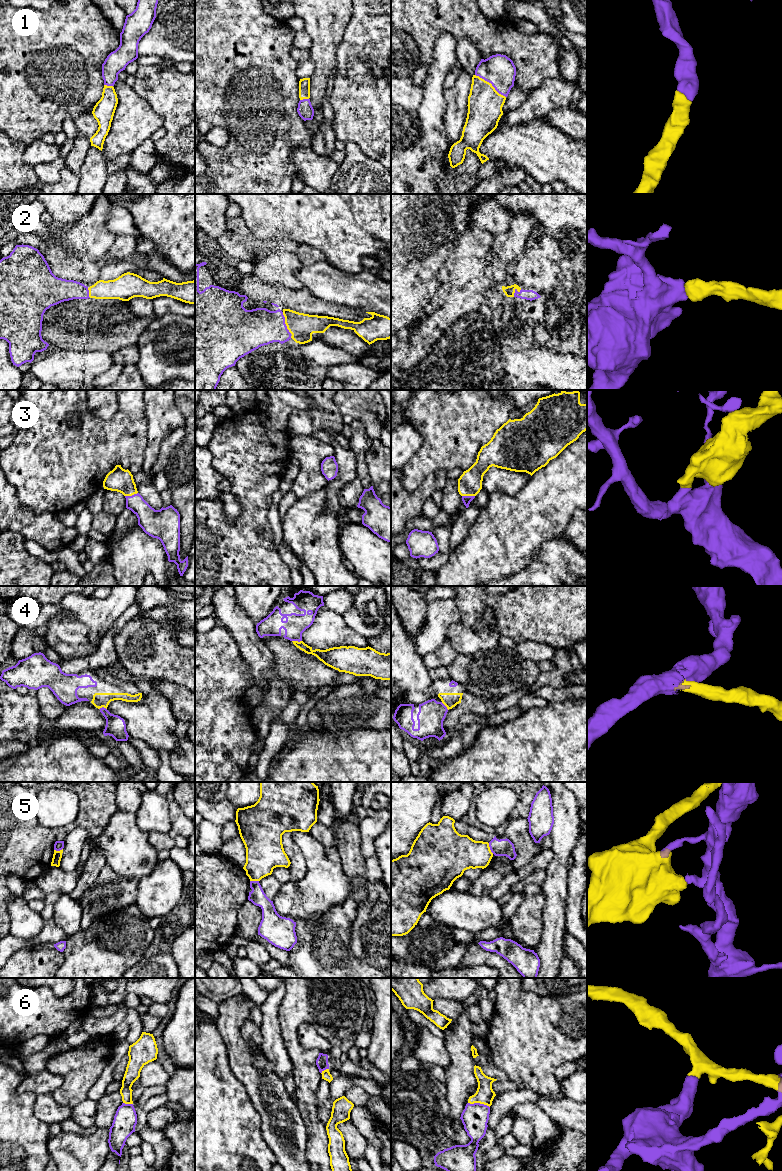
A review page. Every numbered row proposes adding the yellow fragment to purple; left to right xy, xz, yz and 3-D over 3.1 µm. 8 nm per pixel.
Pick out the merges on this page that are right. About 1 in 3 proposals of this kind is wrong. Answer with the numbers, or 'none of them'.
1, 2, 3, 4

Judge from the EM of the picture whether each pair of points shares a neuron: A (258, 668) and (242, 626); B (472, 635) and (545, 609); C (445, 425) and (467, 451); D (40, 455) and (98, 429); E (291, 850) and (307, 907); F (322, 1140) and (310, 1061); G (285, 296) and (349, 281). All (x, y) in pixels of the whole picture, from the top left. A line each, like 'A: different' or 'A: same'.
A: same
B: different
C: same
D: same
E: different
F: same
G: different

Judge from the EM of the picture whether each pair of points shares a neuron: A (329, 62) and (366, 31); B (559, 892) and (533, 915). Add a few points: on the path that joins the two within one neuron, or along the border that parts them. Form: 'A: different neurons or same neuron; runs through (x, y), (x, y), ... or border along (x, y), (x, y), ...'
A: different neurons; border along (344, 34), (337, 48), (336, 68), (334, 70)
B: different neurons; border along (541, 890), (545, 898), (542, 914), (543, 928)

